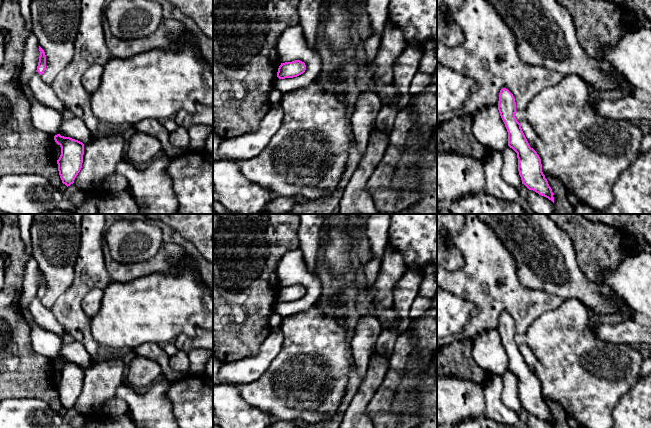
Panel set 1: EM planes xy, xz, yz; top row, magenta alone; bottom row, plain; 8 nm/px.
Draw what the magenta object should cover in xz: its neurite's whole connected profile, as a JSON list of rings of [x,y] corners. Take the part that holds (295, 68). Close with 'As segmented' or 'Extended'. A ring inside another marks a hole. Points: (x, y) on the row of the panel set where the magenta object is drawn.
[[[300,60],[281,63],[278,68],[277,77],[279,79],[293,78],[303,74],[306,70],[306,65]]]. As segmented

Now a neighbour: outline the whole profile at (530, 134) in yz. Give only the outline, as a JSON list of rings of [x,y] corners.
[[[527,119],[521,122],[521,128],[530,147],[534,149],[537,140],[537,134],[535,130],[532,128],[531,124],[527,121]]]

